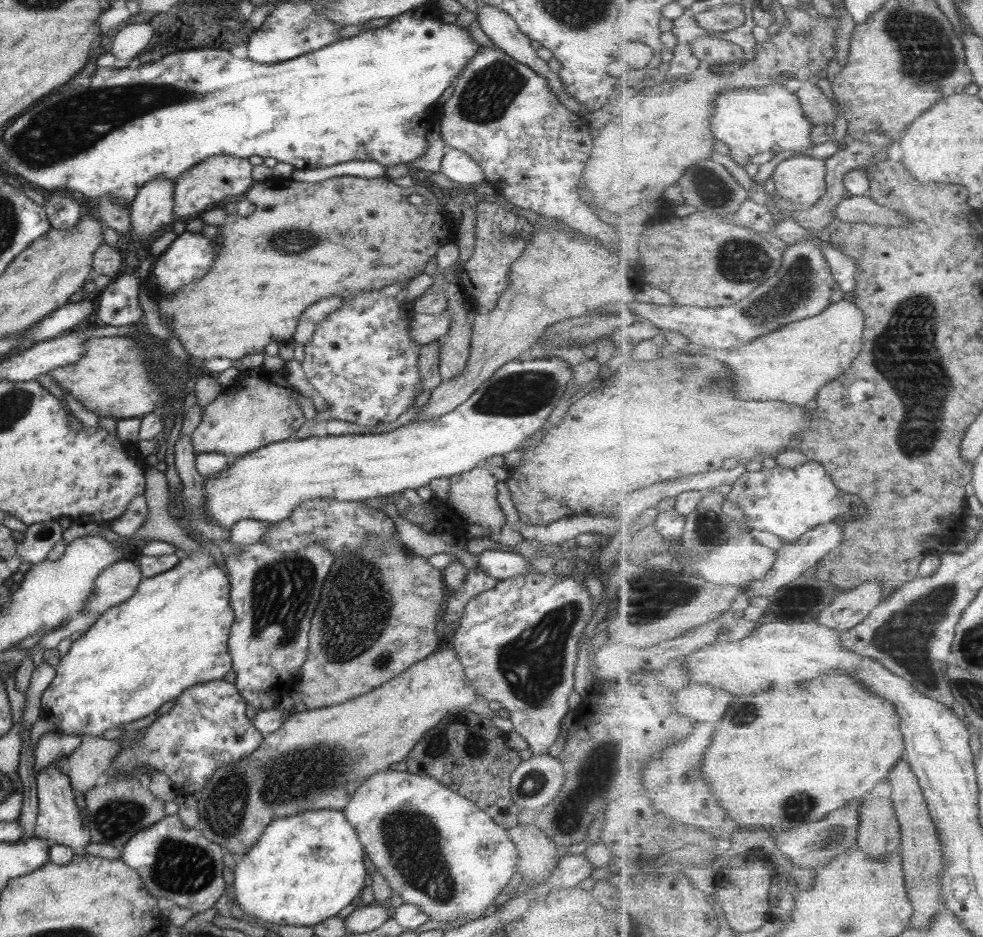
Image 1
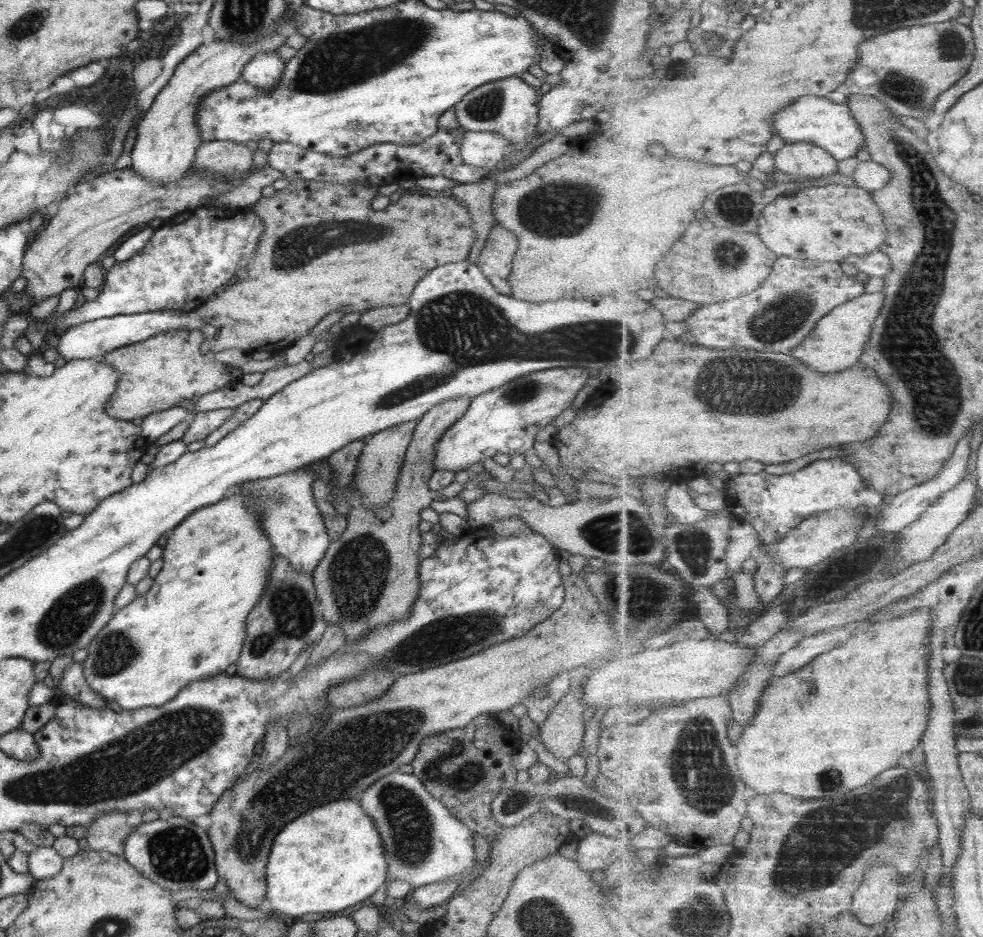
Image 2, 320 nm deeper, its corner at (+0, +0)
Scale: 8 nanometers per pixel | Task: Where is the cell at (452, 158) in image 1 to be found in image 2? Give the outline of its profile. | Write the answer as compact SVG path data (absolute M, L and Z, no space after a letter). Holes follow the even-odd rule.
M466 131L460 144L460 157L475 168L491 171L512 148L512 144L496 132Z

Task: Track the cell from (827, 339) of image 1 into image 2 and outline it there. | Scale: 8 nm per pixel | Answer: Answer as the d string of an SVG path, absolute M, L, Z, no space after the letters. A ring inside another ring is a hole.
M884 290L876 293L865 293L856 299L849 300L840 307L834 308L823 319L819 320L809 338L803 342L803 346L793 350L793 356L801 358L805 364L819 372L841 372L859 362L859 358L865 352L865 344L873 335L873 325L883 308L883 300L886 298Z

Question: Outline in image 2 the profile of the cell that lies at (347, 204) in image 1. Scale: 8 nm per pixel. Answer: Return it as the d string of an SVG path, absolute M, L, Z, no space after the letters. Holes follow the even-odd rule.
M290 180L288 185L281 190L275 190L271 197L259 197L254 205L249 207L252 210L253 216L257 216L264 225L264 230L259 237L253 258L250 263L245 266L248 270L247 279L235 279L232 283L220 289L219 294L213 295L207 302L207 306L197 307L195 312L200 316L203 326L209 324L216 328L217 335L214 337L215 345L210 352L216 353L225 349L241 349L248 355L252 352L269 352L271 356L283 352L294 340L308 334L309 329L313 328L325 314L329 312L365 312L371 310L375 306L399 306L406 304L409 300L409 292L413 290L413 286L422 276L425 276L433 268L441 266L442 264L461 262L467 258L469 250L471 250L472 242L475 242L476 233L471 228L471 222L467 209L458 200L452 197L438 194L436 196L417 195L414 191L409 191L405 195L398 198L393 204L388 204L382 210L375 210L369 208L371 199L377 193L377 187L367 184L329 184L329 183L315 183L306 180Z

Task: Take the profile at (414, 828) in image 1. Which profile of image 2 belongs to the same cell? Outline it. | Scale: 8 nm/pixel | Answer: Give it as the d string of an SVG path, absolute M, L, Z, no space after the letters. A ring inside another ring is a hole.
M396 770L380 776L363 792L361 808L377 827L387 863L386 882L367 900L374 910L381 911L381 898L386 899L386 884L392 878L403 880L411 889L445 879L461 882L461 889L469 882L468 874L475 863L473 832L427 794L415 776Z

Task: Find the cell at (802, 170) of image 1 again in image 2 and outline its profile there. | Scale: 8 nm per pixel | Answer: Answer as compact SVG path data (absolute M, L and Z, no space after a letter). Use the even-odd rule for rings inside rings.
M810 142L785 144L774 154L777 170L793 176L817 179L839 170L839 162L832 153L822 146Z

